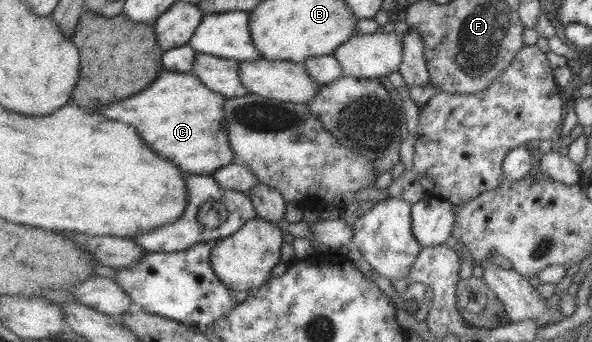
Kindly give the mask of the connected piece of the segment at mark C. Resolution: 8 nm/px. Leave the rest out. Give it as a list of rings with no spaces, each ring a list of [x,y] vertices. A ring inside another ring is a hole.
[[[161,70],[139,94],[113,102],[111,106],[97,106],[99,114],[111,120],[123,120],[133,126],[141,140],[167,158],[181,173],[211,175],[231,161],[235,161],[227,142],[227,129],[222,125],[222,106],[225,98],[211,92],[193,73]]]

